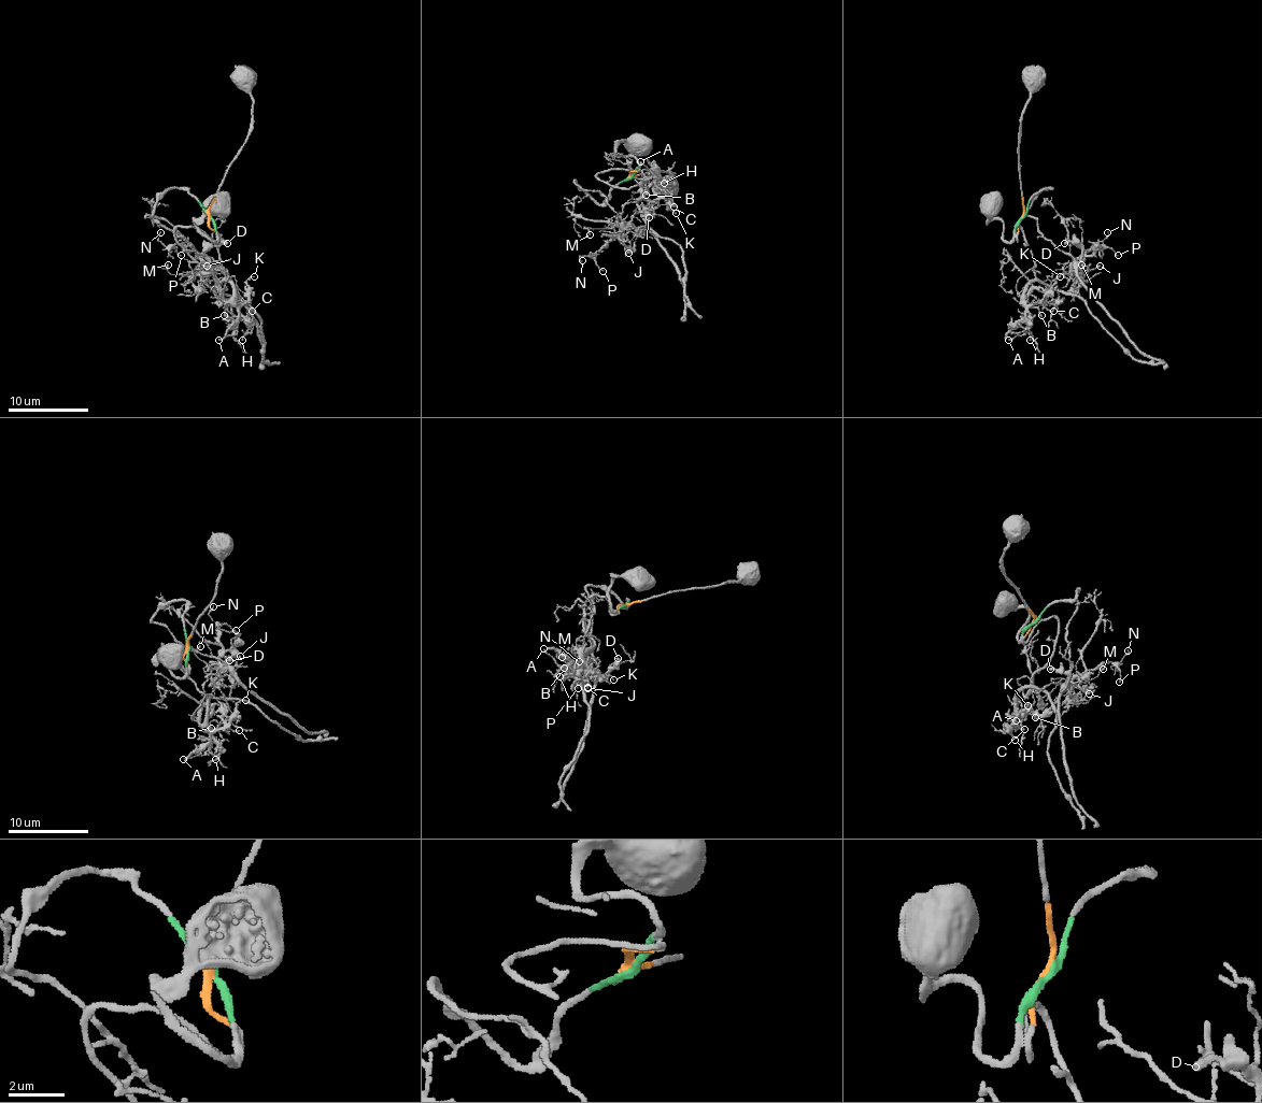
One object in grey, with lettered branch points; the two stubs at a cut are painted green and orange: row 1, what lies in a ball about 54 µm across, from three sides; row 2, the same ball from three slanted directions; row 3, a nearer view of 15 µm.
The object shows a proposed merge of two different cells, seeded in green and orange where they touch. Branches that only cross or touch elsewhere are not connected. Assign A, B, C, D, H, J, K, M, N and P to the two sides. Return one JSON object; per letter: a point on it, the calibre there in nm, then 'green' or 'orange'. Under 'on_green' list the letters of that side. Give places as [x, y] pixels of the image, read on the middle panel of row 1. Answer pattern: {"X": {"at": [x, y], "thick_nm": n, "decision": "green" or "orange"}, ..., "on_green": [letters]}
{"A": {"at": [640, 161], "thick_nm": 120, "decision": "orange"}, "B": {"at": [646, 195], "thick_nm": 150, "decision": "orange"}, "C": {"at": [674, 206], "thick_nm": 120, "decision": "orange"}, "D": {"at": [649, 217], "thick_nm": 220, "decision": "green"}, "H": {"at": [664, 183], "thick_nm": 90, "decision": "orange"}, "J": {"at": [628, 253], "thick_nm": 120, "decision": "green"}, "K": {"at": [676, 213], "thick_nm": 120, "decision": "orange"}, "M": {"at": [590, 234], "thick_nm": 110, "decision": "green"}, "N": {"at": [582, 260], "thick_nm": 120, "decision": "green"}, "P": {"at": [603, 271], "thick_nm": 100, "decision": "green"}, "on_green": ["D", "J", "M", "N", "P"]}

